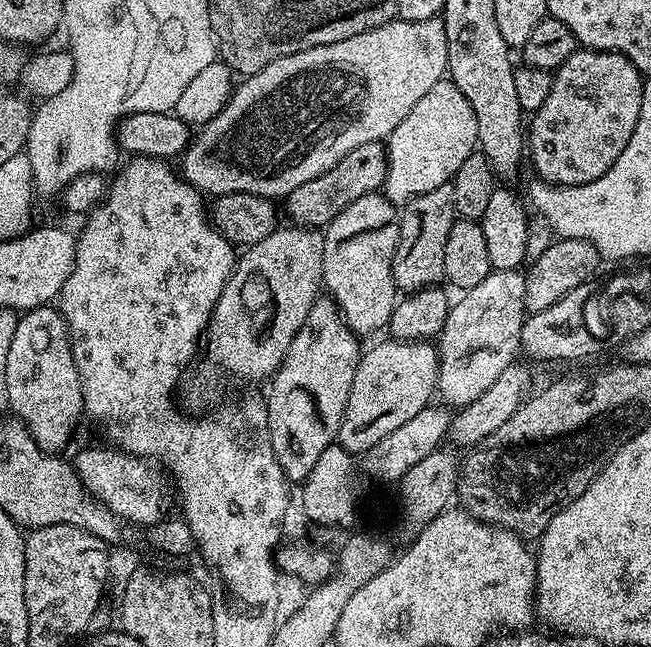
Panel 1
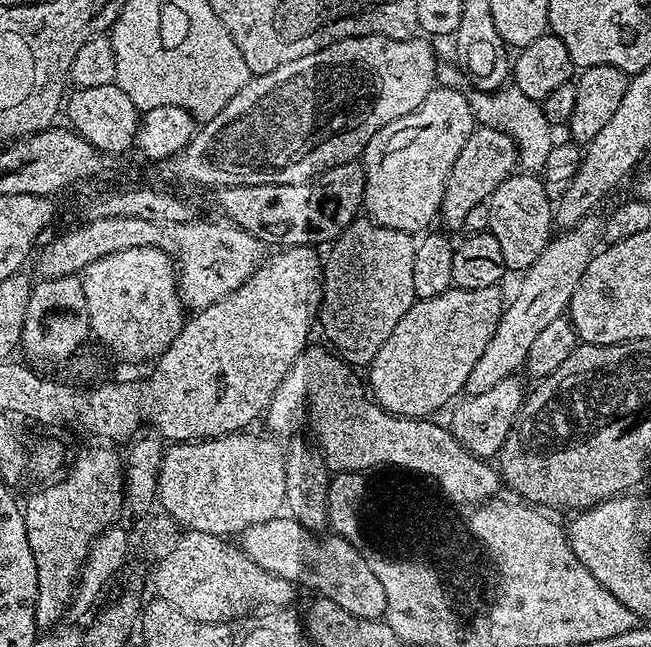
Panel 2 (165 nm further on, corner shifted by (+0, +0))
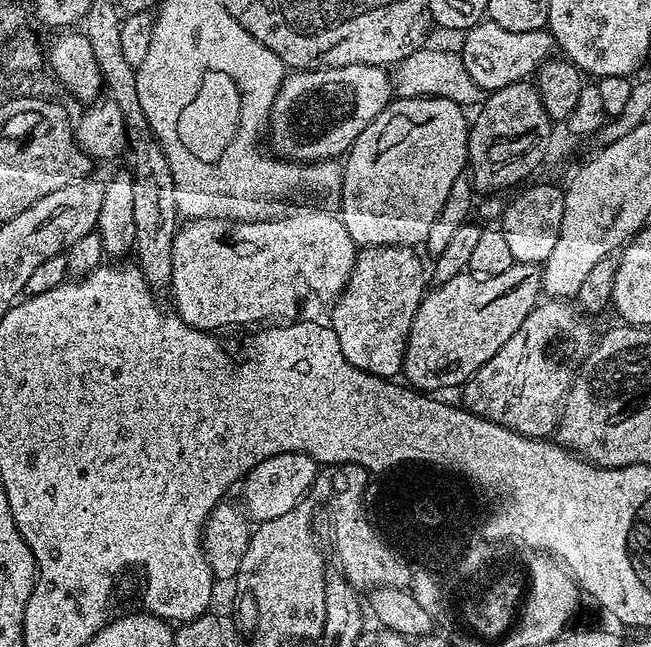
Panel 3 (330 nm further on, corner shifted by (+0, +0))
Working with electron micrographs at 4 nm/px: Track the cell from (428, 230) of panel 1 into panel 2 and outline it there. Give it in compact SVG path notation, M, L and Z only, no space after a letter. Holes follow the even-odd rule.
M483 126L473 128L470 138L466 138L466 146L462 146L462 154L454 158L454 166L444 187L439 215L439 219L444 220L443 227L463 229L466 214L470 214L474 206L485 203L488 197L494 194L494 190L498 190L498 186L502 186L505 178L513 175L517 168L518 149L505 132Z

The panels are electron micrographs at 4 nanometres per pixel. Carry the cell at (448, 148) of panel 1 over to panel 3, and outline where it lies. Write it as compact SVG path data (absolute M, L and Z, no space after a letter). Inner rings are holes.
M437 96L393 99L358 134L342 160L344 177L340 183L338 215L341 222L350 230L350 238L358 246L377 248L378 246L420 246L434 226L434 218L442 210L450 195L454 178L465 175L468 163L469 117L464 117L465 109L459 104Z

